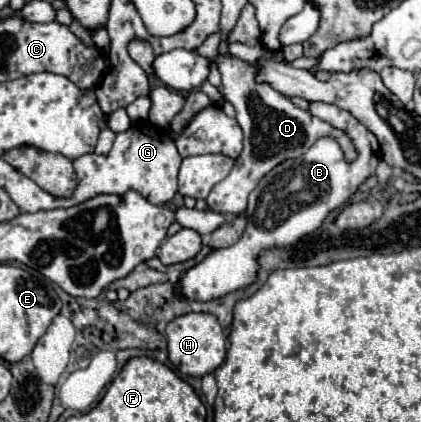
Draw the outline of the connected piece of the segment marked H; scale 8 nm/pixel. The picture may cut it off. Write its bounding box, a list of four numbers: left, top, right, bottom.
[166,313,226,377]

